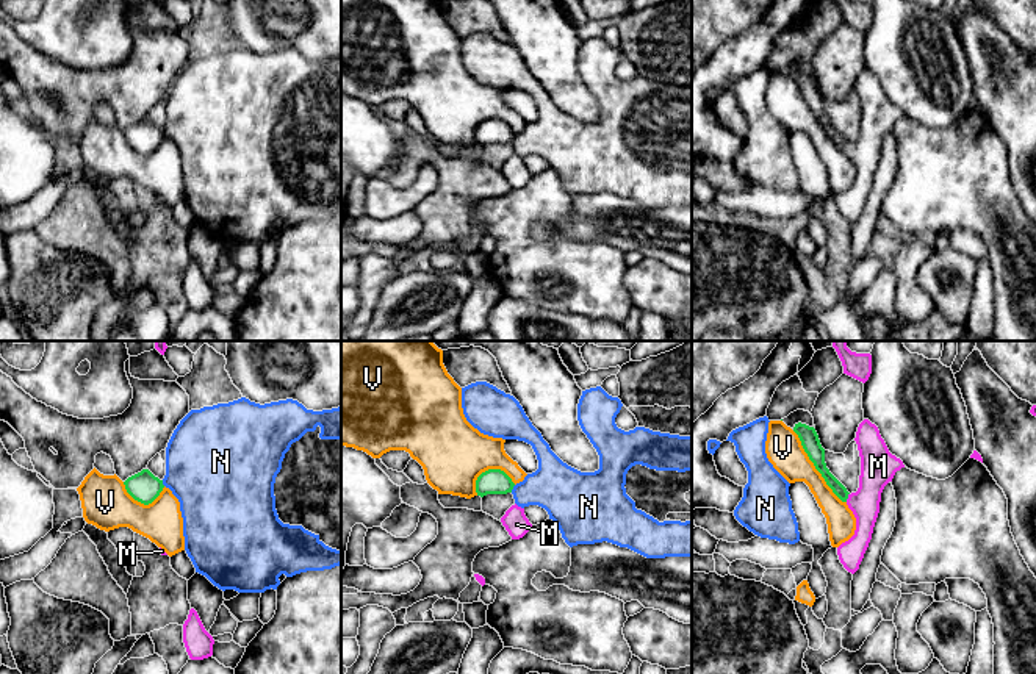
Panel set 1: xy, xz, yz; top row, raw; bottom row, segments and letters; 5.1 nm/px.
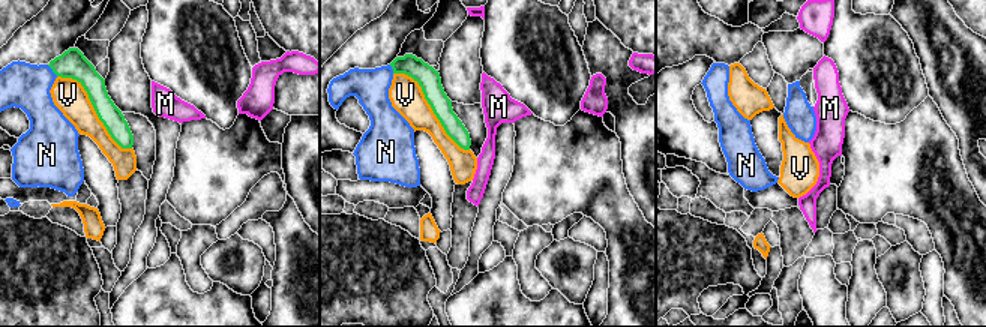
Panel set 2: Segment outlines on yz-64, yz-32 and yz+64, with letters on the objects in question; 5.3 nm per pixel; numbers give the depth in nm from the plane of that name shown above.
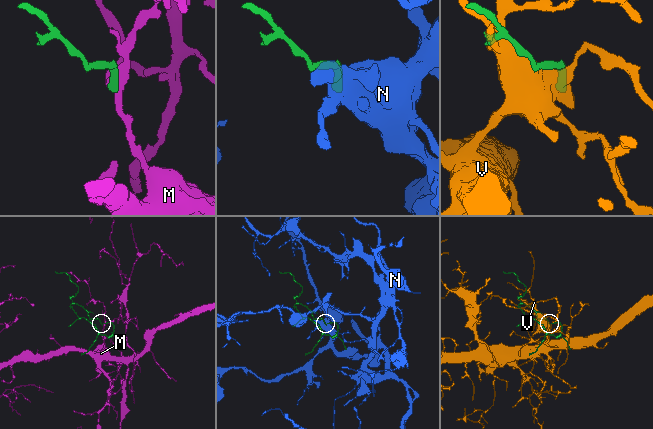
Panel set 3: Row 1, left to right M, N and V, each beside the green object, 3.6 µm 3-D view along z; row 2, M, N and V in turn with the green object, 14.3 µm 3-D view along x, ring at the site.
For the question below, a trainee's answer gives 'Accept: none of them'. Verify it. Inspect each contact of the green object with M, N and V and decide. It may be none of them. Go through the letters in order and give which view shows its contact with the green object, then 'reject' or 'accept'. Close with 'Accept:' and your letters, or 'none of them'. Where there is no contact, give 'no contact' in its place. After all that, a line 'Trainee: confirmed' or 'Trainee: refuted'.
M: meets green in yz; accept
N: meets green in xz; reject
V: meets green in yz; reject
Accept: M
Trainee: refuted

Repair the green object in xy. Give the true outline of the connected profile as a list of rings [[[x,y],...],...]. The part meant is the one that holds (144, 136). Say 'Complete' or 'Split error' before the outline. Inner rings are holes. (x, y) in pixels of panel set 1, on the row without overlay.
Complete. [[[149,119],[128,127],[124,134],[127,142],[144,155],[152,153],[164,138],[163,130],[155,127]]]

